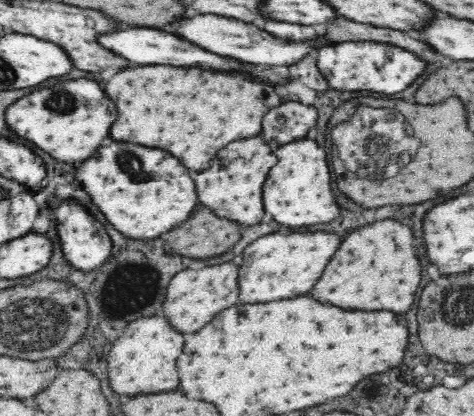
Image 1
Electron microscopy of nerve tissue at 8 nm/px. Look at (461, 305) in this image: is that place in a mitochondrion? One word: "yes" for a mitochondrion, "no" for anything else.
yes

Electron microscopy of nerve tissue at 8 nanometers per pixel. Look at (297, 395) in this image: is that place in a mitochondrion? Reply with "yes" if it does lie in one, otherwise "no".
no

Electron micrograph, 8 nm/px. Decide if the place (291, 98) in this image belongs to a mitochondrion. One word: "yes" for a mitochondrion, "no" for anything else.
no

